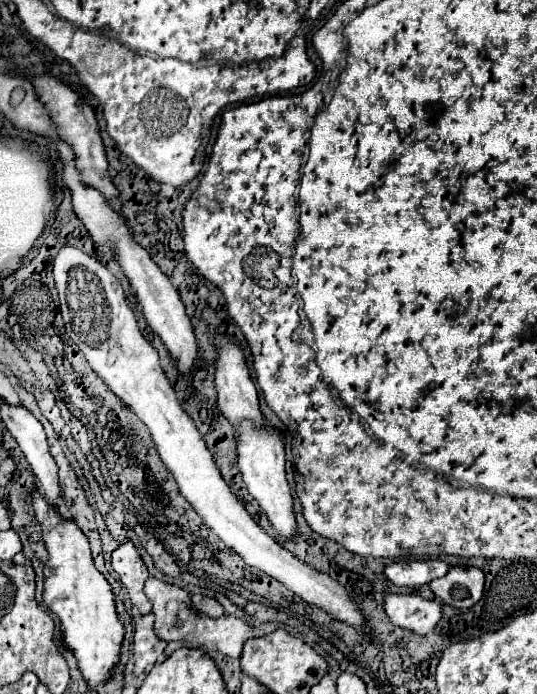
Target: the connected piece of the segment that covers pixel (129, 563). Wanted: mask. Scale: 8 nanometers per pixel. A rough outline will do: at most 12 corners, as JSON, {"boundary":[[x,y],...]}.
{"boundary":[[122,543],[110,557],[112,569],[142,615],[152,611],[144,593],[148,569],[134,547]]}

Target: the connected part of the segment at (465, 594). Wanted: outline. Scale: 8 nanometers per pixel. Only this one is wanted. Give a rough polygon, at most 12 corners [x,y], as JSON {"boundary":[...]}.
{"boundary":[[452,567],[430,589],[444,605],[472,607],[482,599],[484,573]]}

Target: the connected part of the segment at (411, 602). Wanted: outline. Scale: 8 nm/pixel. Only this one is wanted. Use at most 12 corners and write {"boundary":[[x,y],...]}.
{"boundary":[[386,593],[394,625],[420,635],[442,617],[440,603],[418,595]]}

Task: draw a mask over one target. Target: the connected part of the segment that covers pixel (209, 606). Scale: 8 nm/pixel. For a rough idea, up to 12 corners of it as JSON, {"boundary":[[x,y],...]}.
{"boundary":[[192,595],[192,605],[208,617],[222,617],[222,605],[208,595]]}

